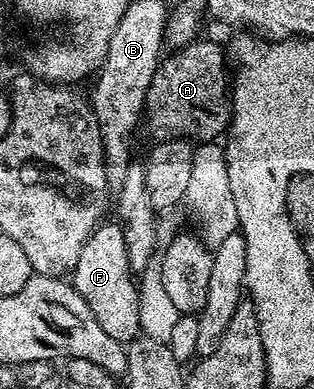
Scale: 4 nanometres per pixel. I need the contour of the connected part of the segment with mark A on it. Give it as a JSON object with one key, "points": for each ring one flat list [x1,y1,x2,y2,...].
{"points":[[198,39,162,60,145,96,143,110,144,124,149,124,154,142,188,139,193,143,213,143,228,130,230,120,231,73,222,46,220,49,213,41]]}

